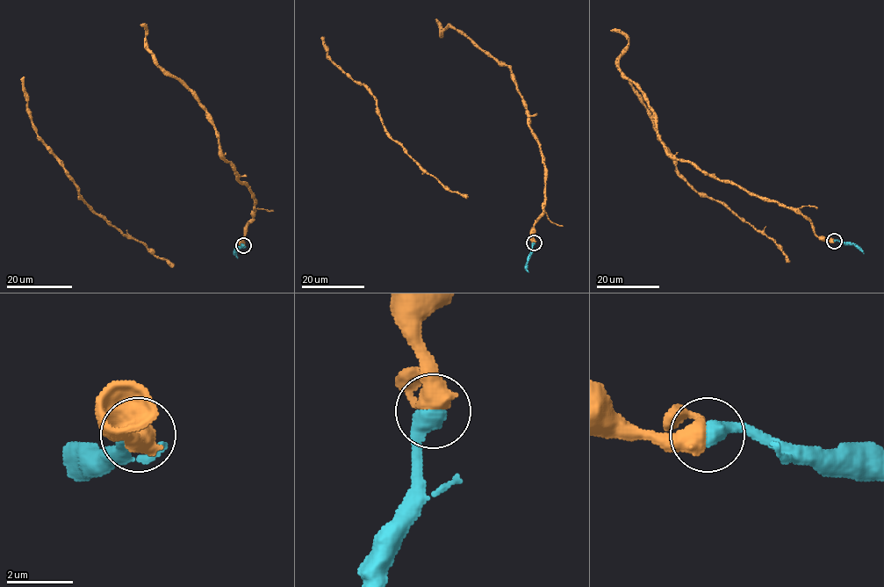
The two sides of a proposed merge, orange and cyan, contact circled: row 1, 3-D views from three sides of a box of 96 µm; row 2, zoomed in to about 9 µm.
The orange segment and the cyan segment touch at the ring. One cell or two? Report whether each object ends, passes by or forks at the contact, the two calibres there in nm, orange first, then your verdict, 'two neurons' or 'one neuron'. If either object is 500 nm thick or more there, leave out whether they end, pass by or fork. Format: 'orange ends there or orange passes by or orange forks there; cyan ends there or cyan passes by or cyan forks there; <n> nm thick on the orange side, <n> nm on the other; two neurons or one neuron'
500 nm thick on the orange side, 550 nm on the other; one neuron

